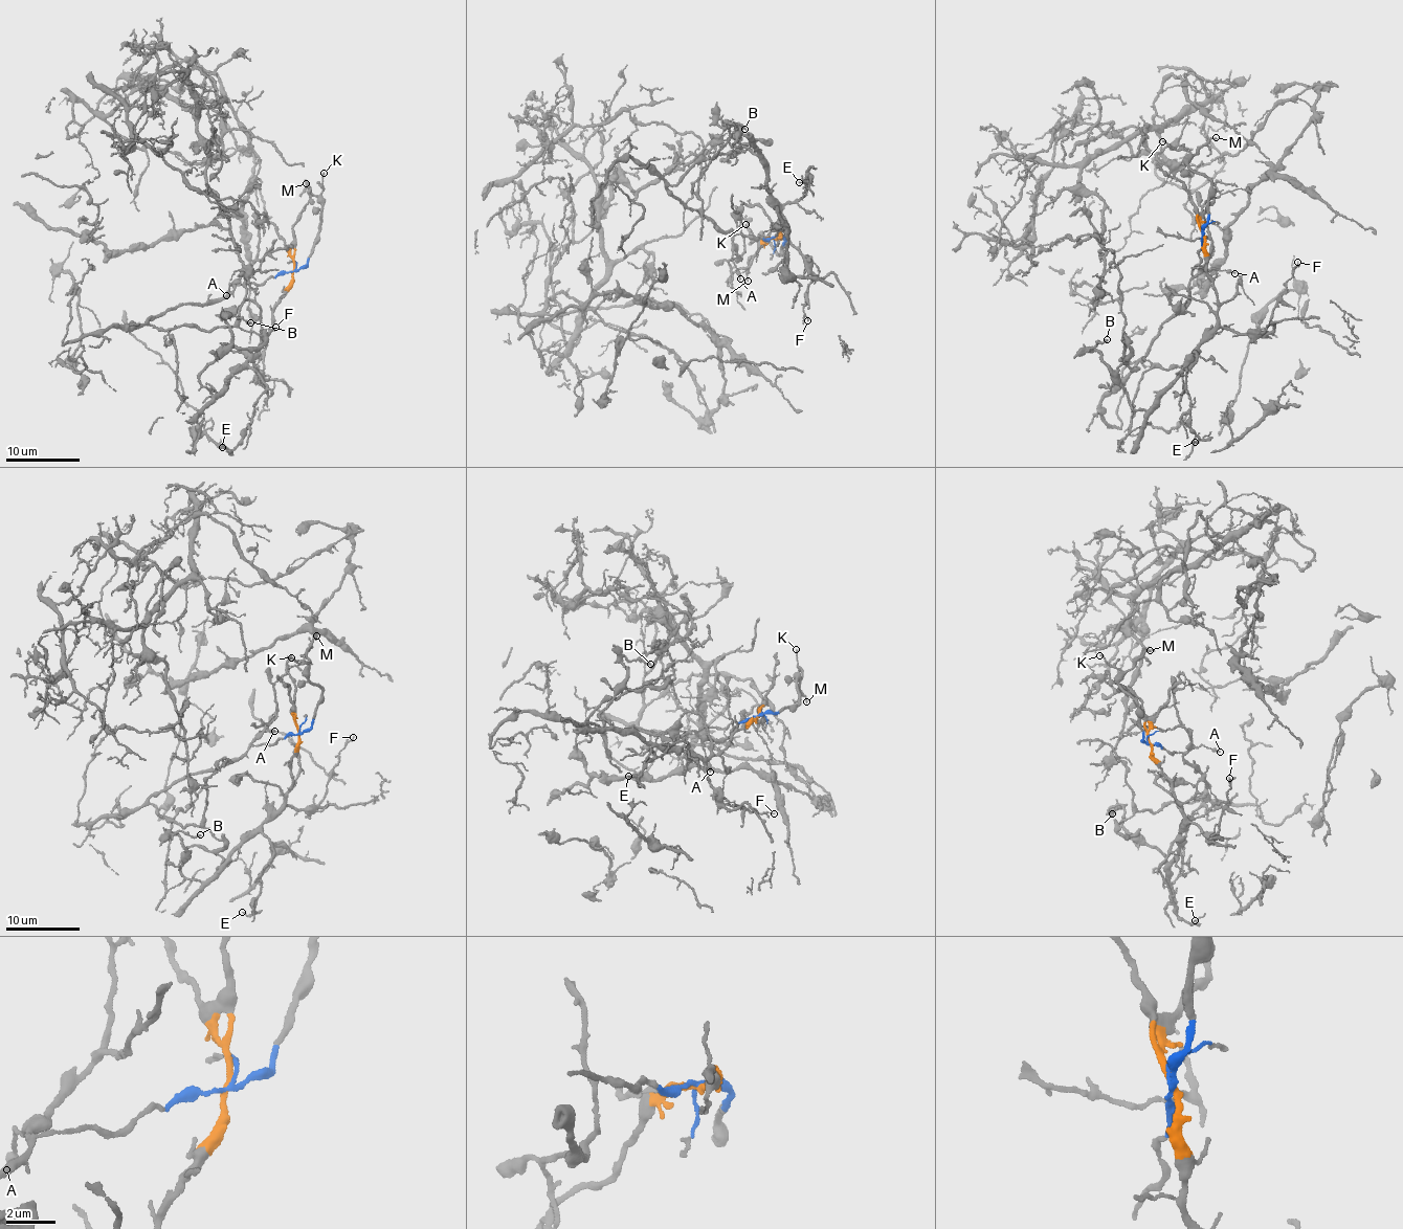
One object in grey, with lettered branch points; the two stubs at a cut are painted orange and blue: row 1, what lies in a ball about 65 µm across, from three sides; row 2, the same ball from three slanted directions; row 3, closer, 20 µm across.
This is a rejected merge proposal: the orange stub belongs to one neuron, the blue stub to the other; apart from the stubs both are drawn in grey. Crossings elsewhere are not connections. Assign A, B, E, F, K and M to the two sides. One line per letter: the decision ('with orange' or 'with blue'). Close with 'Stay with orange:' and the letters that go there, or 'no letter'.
A: with blue
B: with orange
E: with orange
F: with orange
K: with blue
M: with blue
Stay with orange: B, E, F

